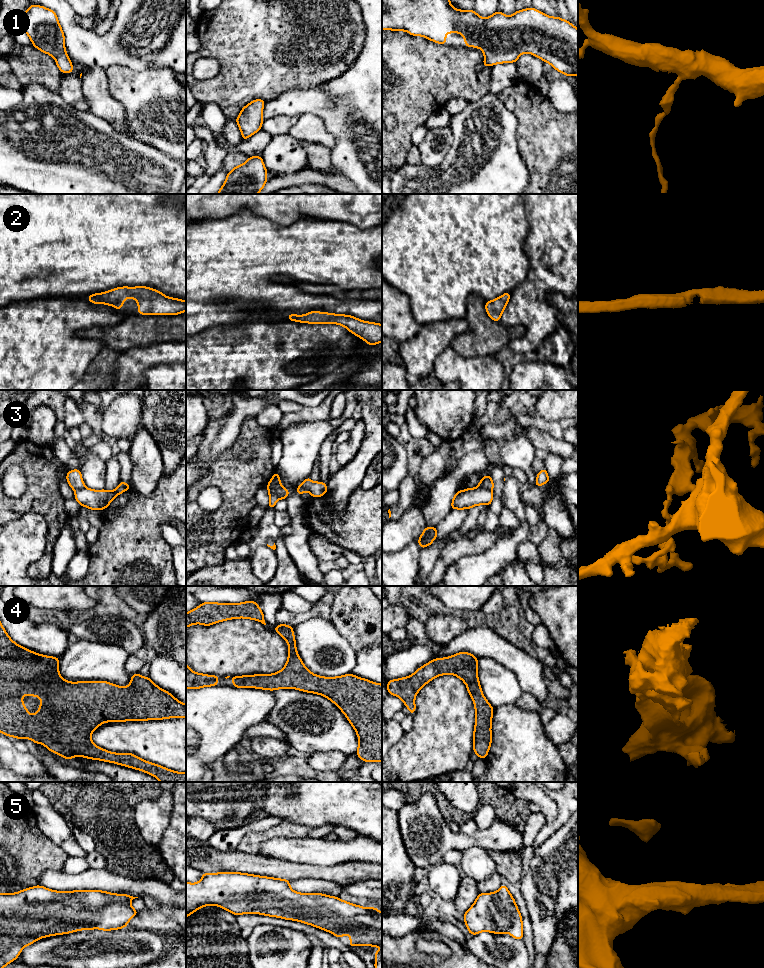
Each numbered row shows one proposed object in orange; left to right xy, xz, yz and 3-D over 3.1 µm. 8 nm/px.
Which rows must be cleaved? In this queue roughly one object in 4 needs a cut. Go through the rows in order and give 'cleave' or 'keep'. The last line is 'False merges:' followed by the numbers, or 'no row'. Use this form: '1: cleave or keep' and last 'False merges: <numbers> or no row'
1: keep
2: keep
3: cleave
4: keep
5: keep
False merges: 3

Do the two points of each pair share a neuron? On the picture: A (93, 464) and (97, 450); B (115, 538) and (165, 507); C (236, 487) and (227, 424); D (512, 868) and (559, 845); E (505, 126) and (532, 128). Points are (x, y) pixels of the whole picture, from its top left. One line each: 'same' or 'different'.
A: different
B: same
C: different
D: different
E: different

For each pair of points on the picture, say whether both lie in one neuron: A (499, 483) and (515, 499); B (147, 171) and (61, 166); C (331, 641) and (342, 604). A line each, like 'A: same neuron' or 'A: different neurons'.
A: different neurons
B: same neuron
C: different neurons

